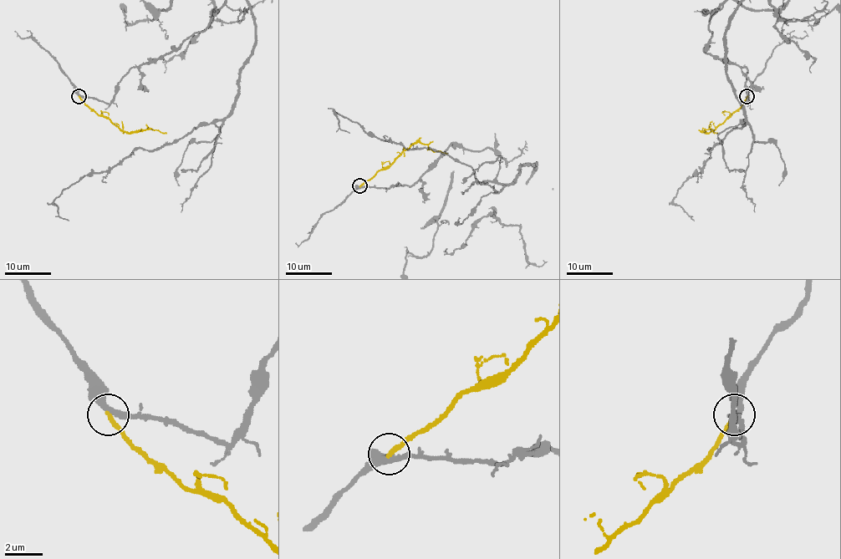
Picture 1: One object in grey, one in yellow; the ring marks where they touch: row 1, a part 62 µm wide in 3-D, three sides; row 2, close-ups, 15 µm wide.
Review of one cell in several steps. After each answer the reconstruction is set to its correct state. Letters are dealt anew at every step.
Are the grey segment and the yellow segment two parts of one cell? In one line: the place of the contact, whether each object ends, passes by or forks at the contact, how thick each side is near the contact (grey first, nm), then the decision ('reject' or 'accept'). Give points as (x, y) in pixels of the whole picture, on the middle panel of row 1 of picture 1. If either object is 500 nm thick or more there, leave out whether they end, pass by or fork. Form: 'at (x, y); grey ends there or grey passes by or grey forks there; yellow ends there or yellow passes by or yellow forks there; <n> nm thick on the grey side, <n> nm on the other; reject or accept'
at (359, 185); grey passes by; yellow ends there; 280 nm thick on the grey side, 240 nm on the other; reject

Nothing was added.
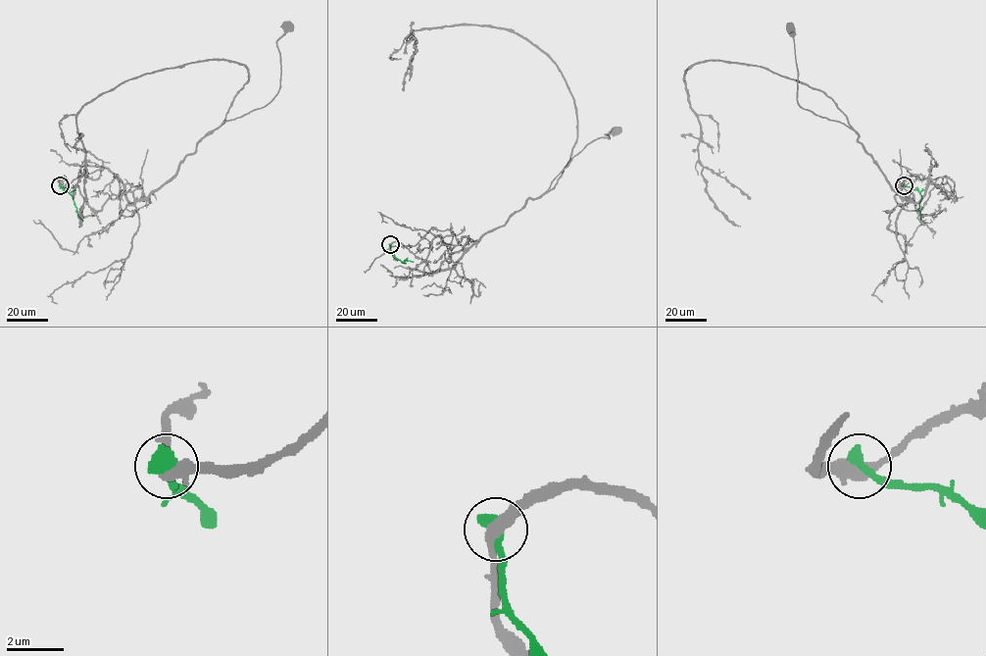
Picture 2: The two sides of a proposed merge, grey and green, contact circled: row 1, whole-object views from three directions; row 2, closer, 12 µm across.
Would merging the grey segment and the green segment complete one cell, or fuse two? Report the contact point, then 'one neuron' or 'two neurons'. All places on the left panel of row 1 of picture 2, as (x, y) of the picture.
place (60, 185); two neurons

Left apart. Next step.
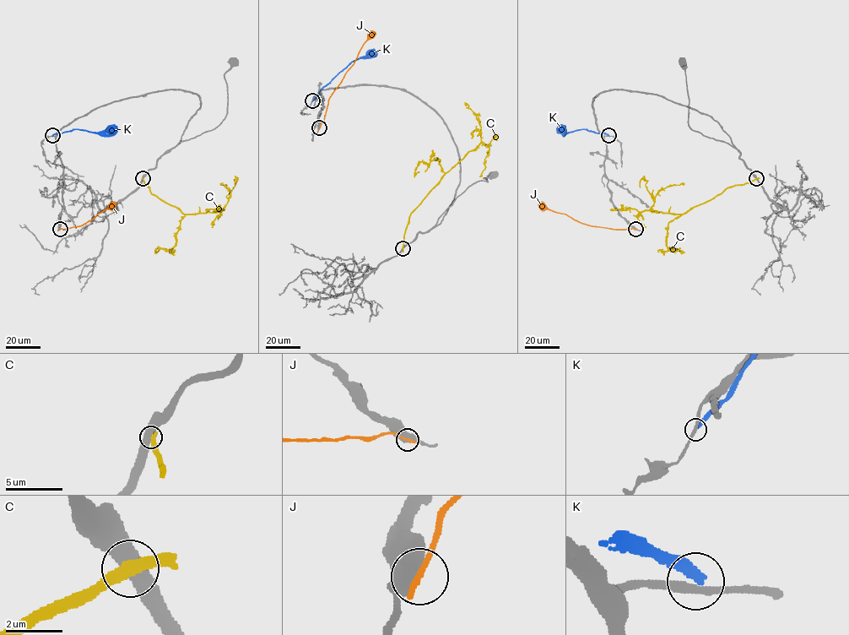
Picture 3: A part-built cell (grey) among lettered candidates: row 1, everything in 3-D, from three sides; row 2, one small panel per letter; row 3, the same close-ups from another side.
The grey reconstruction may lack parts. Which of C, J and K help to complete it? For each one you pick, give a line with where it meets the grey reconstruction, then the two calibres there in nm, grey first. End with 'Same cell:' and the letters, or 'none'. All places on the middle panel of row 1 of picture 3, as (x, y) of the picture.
Same cell: none

